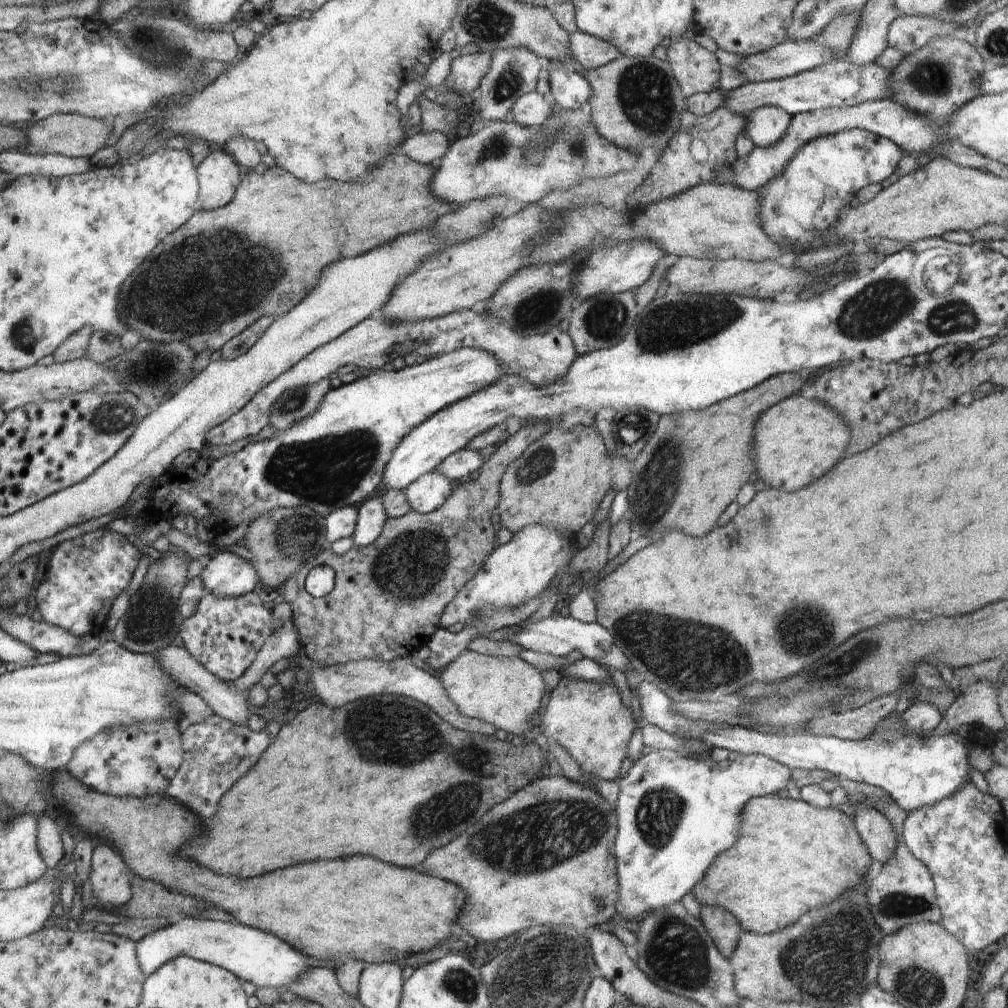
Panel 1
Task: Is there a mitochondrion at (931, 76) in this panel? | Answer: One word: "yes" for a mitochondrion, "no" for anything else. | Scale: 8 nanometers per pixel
yes

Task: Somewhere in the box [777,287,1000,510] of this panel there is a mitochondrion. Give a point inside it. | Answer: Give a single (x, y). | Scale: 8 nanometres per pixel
(952, 317)

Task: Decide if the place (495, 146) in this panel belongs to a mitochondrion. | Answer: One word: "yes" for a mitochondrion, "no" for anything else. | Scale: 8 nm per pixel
yes

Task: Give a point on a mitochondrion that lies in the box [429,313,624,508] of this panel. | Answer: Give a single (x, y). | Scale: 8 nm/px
(543, 459)

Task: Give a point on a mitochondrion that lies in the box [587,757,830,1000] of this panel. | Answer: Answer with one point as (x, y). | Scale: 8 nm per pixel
(676, 952)

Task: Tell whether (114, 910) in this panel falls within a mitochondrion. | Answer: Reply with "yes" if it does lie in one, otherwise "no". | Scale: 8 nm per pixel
no

